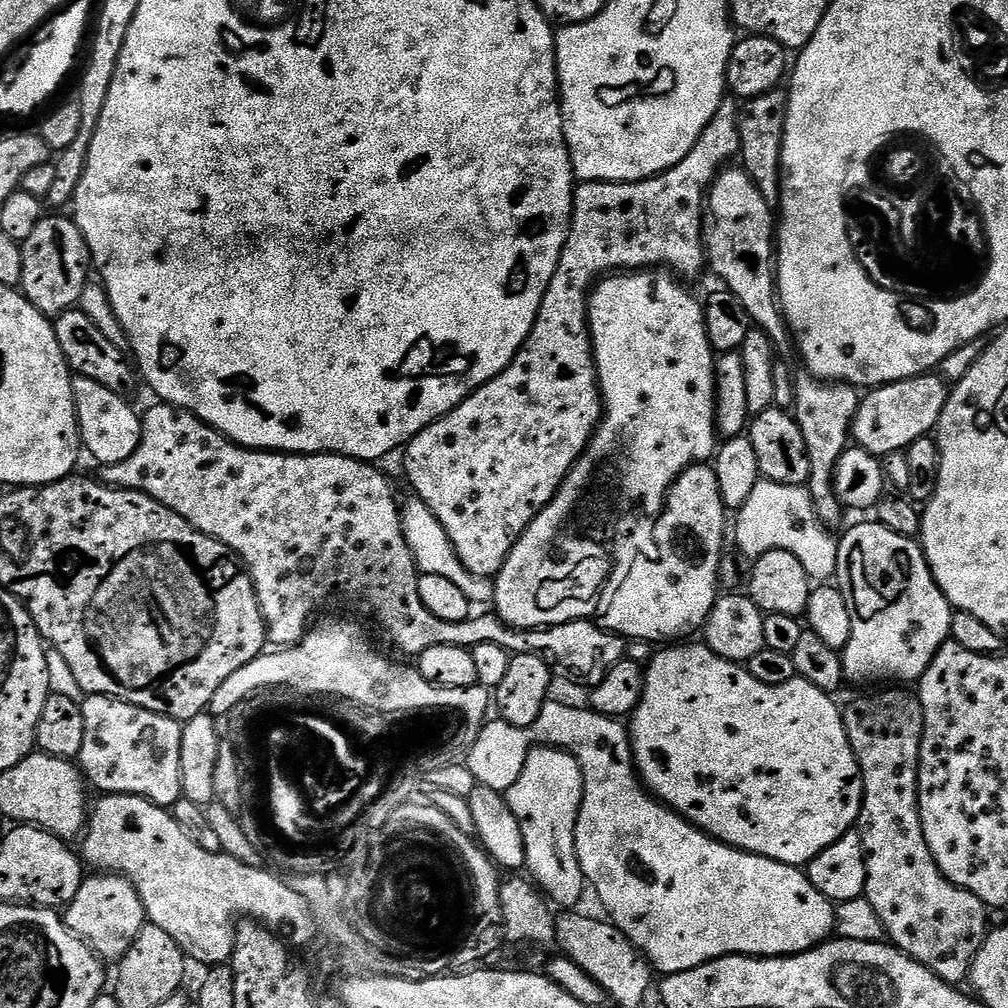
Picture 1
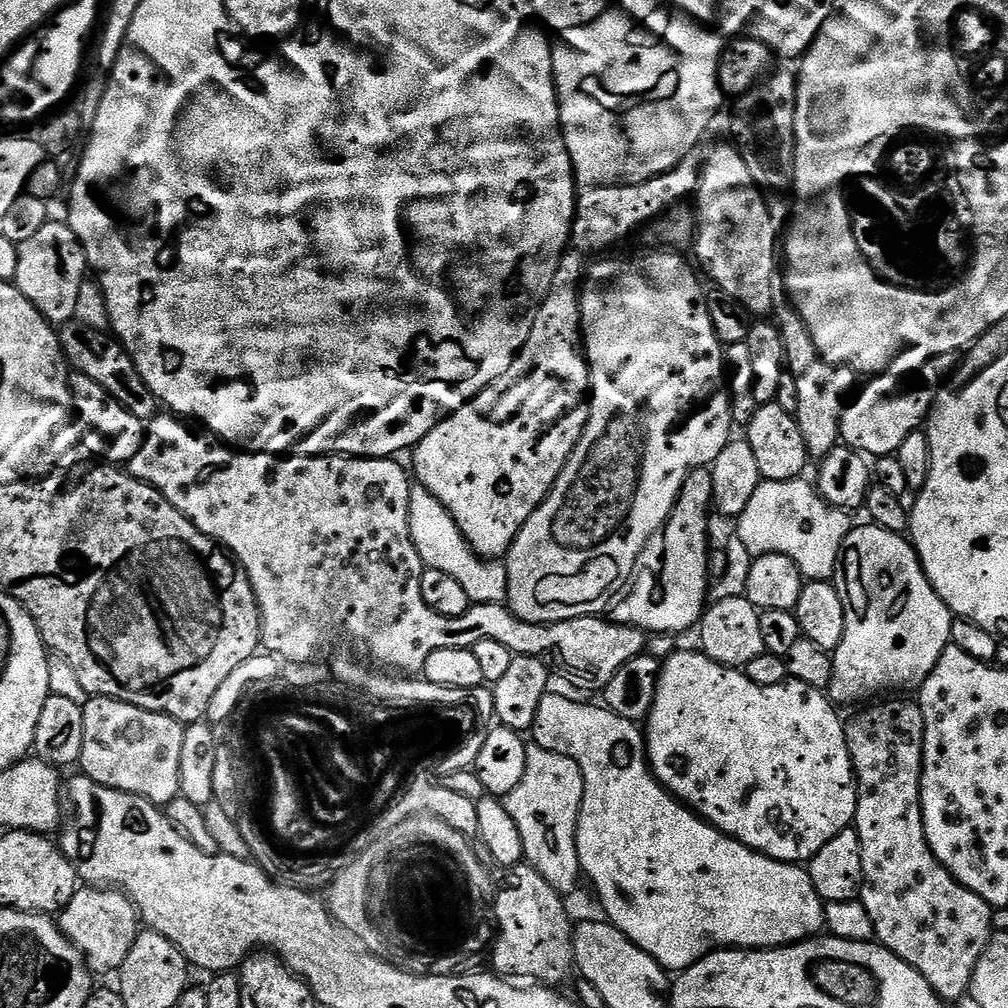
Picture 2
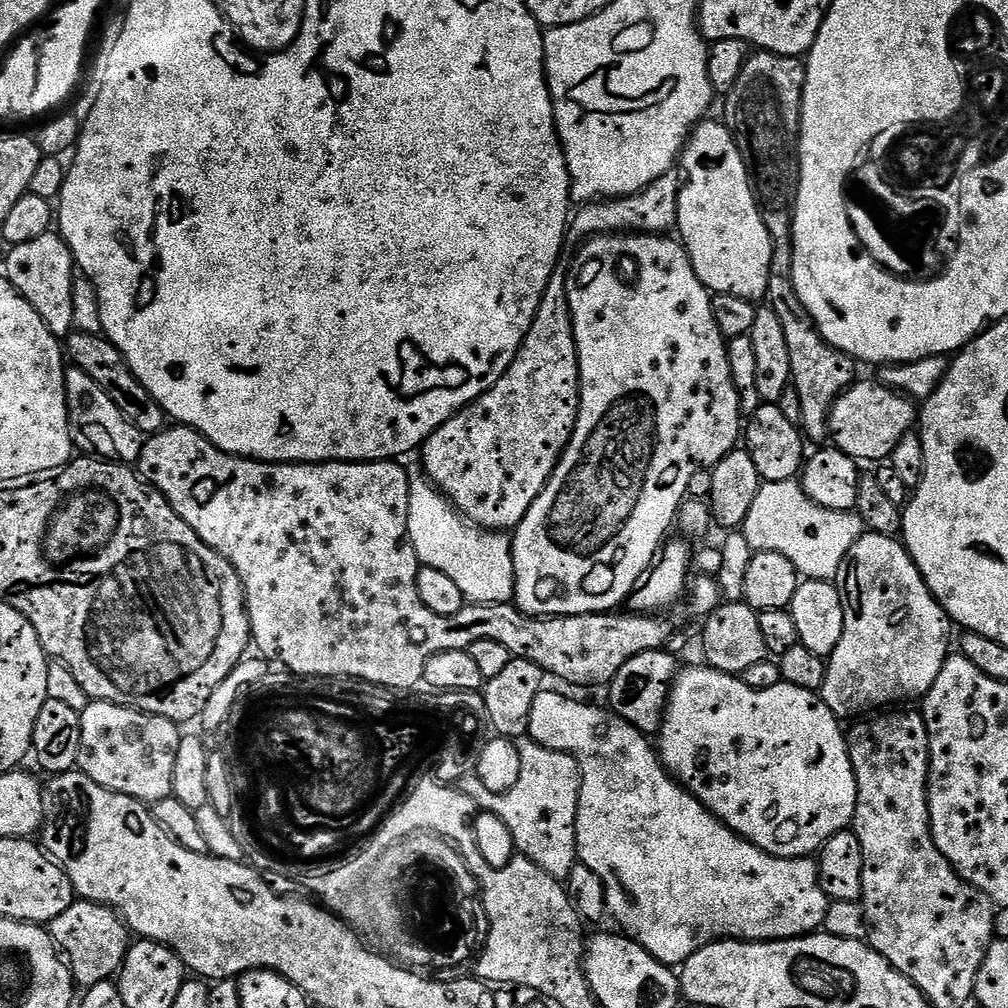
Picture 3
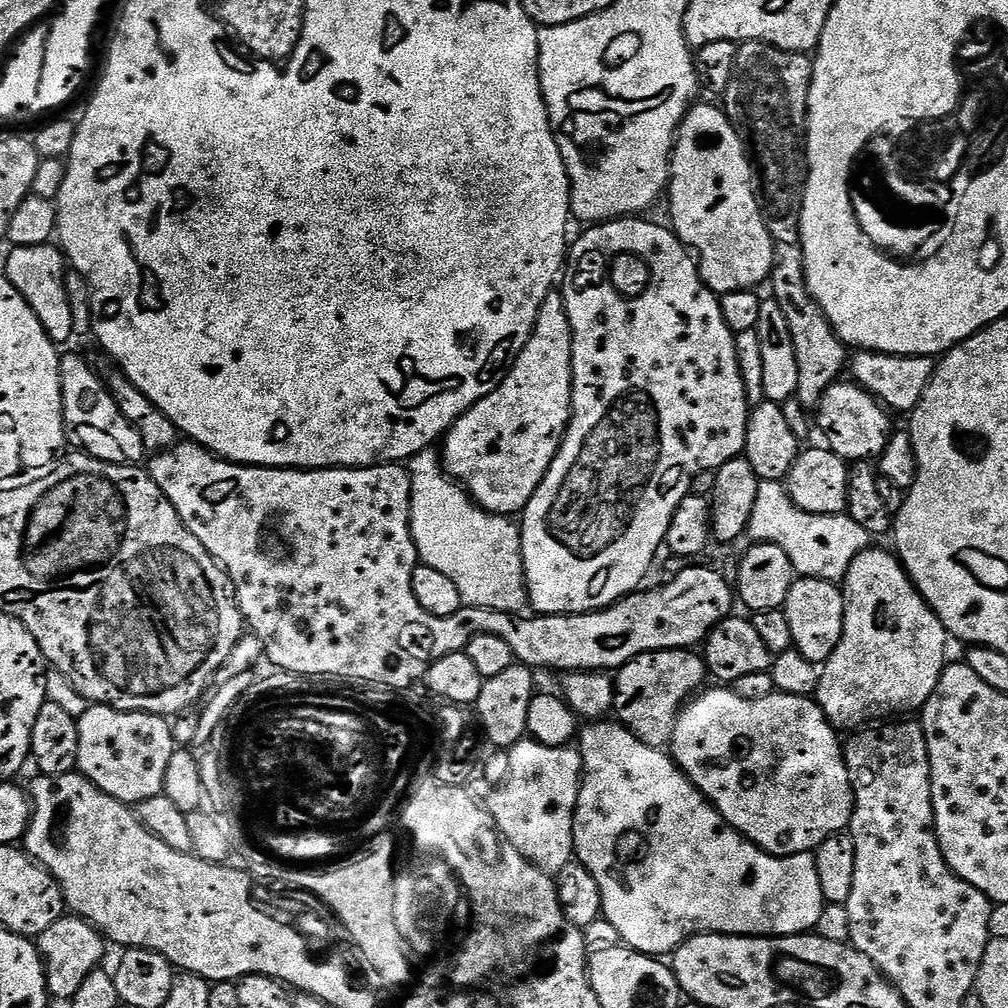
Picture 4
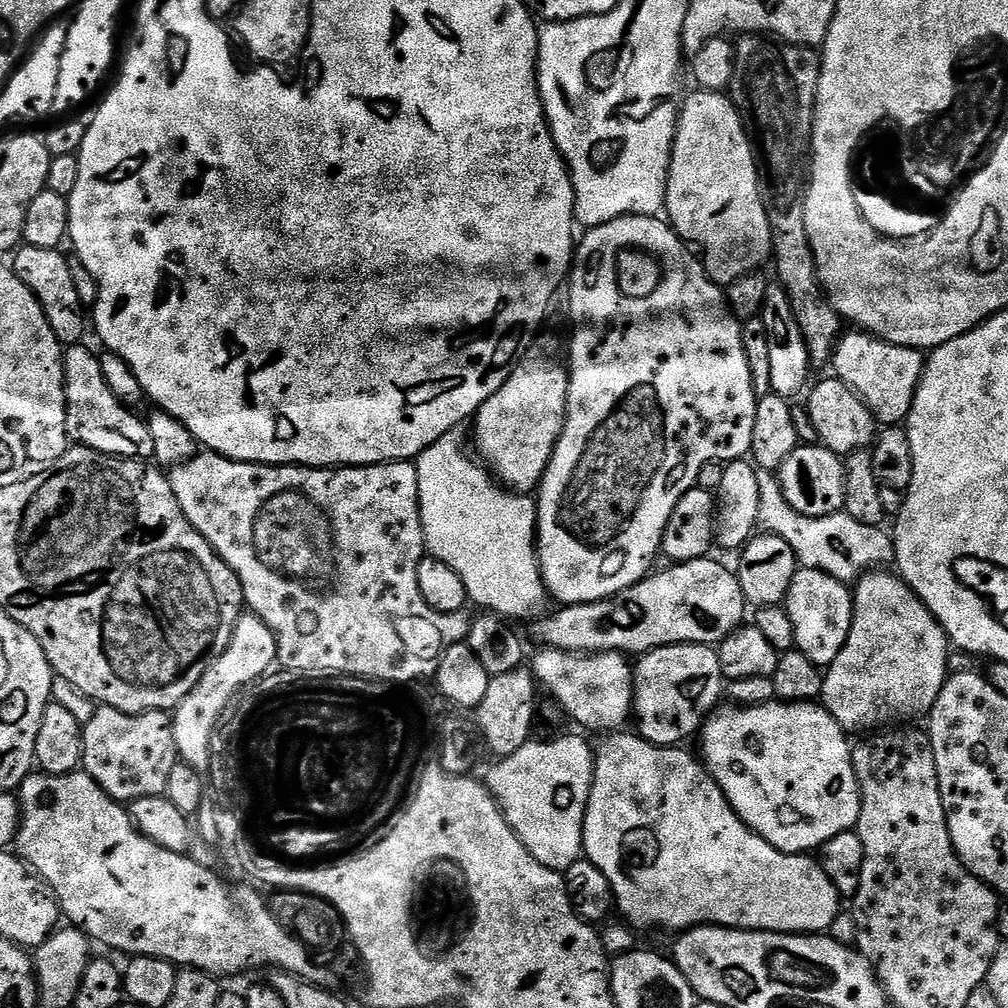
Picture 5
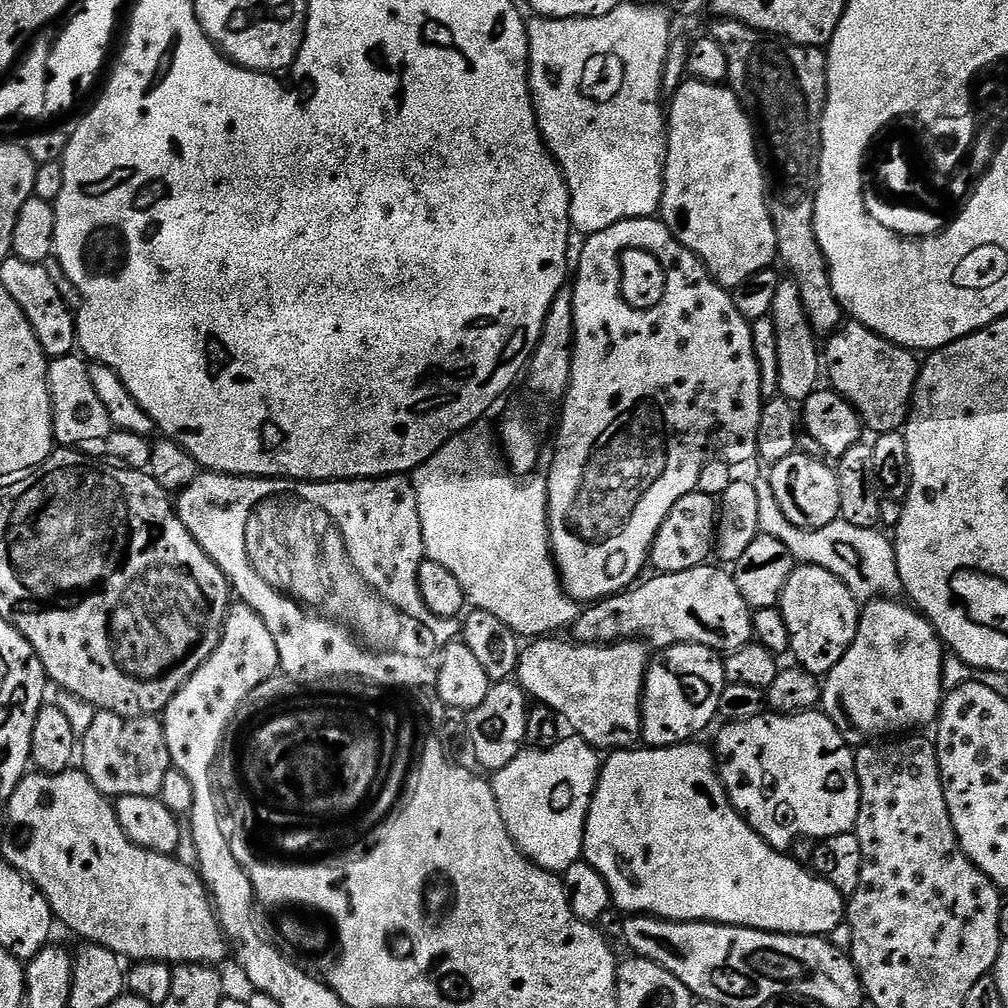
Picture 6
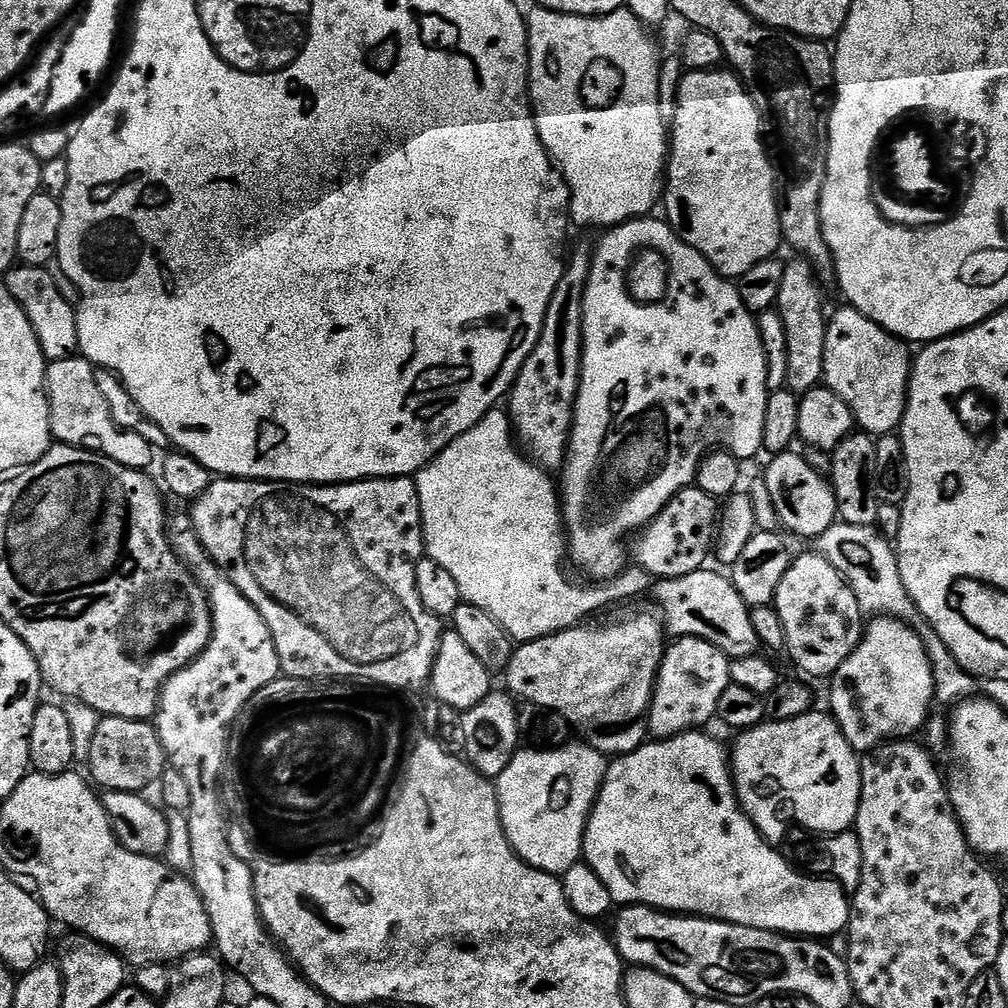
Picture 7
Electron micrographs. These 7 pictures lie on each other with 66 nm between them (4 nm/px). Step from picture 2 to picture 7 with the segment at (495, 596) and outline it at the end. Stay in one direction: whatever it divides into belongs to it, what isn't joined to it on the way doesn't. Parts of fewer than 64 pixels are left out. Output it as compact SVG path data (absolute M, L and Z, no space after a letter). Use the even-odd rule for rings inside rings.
M503 407L490 409L480 421L470 426L470 430L466 430L466 434L454 438L454 442L415 473L414 479L424 523L427 559L438 562L438 566L446 566L454 582L458 582L461 601L486 610L486 614L490 614L490 618L494 618L494 622L498 622L513 641L527 642L564 632L587 621L591 612L607 604L632 600L643 592L653 591L654 578L639 566L625 567L613 580L584 584L575 584L564 573L566 533L557 485L556 488L552 485L553 477L539 464L525 458L514 447L512 417Z

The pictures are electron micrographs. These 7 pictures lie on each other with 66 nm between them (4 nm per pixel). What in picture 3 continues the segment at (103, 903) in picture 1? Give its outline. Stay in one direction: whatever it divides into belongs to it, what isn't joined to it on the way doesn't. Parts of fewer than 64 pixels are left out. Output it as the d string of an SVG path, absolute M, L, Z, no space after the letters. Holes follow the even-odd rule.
M77 899L52 920L50 931L57 949L66 957L66 963L72 969L73 981L81 989L94 986L94 982L113 979L128 953L128 926L107 904Z

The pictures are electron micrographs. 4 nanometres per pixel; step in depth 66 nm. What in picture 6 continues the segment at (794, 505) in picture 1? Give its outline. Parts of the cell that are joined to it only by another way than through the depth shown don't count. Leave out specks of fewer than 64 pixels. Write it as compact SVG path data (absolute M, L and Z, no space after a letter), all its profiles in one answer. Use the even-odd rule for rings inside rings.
M767 475L755 477L752 484L758 494L759 531L763 535L778 538L778 542L782 542L782 546L790 550L793 561L830 570L830 574L837 576L858 602L880 597L896 598L901 595L902 585L898 574L896 550L893 541L883 536L883 531L850 526L842 519L821 528L799 528L794 526L794 522L790 522L790 518L786 518L786 514L782 514L782 506L778 506L778 498L774 498L774 490Z

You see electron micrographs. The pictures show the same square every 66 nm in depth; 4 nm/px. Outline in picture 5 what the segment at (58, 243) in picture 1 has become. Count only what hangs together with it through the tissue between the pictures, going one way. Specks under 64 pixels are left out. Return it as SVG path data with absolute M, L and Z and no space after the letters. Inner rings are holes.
M21 247L15 253L15 256L17 256L14 271L19 280L27 286L29 292L35 296L41 308L44 309L44 317L48 320L53 335L56 336L61 345L76 346L83 341L80 339L84 336L86 320L85 317L84 320L80 317L79 310L75 308L76 284L72 281L72 272L68 269L68 260L62 253L63 251L54 248Z

